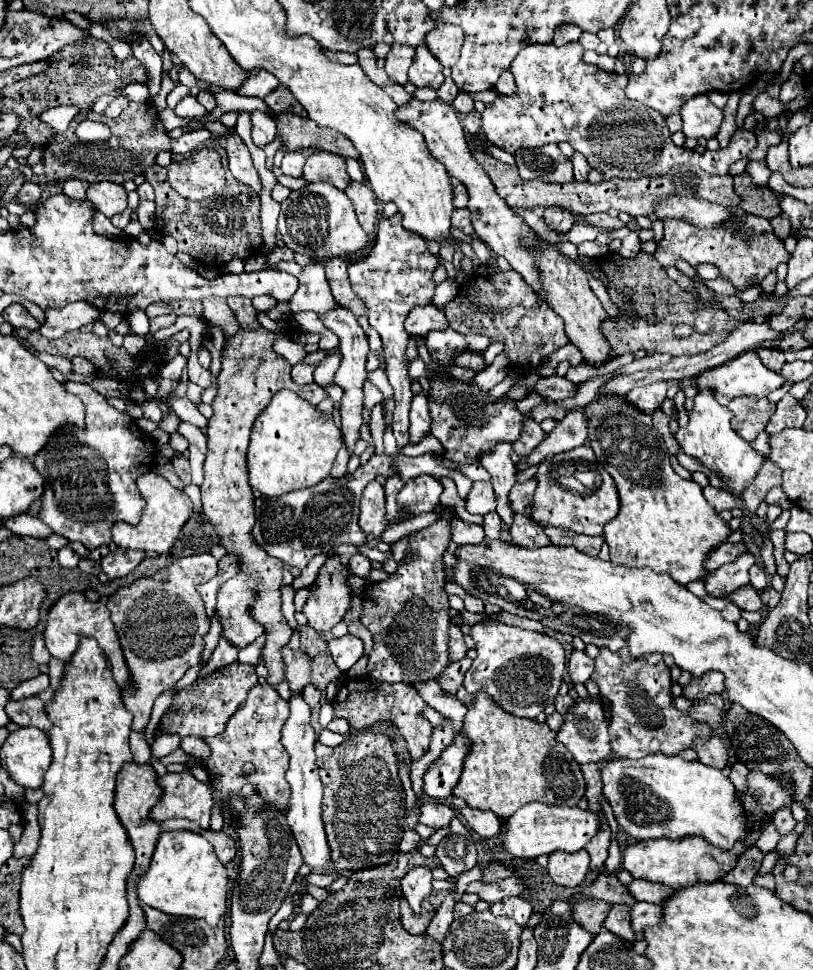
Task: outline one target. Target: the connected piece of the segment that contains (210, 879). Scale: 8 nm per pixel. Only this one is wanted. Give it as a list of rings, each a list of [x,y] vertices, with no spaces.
[[[164,831],[156,843],[148,869],[136,879],[138,899],[154,909],[178,917],[196,917],[216,925],[226,913],[228,875],[212,845],[192,831]]]

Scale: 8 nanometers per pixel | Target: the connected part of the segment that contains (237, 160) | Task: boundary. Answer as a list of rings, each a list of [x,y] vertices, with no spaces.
[[[228,129],[228,133],[216,135],[216,137],[212,137],[212,139],[226,149],[230,173],[232,173],[238,181],[242,181],[242,183],[246,183],[248,187],[252,187],[254,193],[260,193],[258,173],[256,173],[256,169],[252,167],[252,159],[250,159],[248,147],[246,147],[244,141],[240,139],[240,135],[238,135],[234,129]]]

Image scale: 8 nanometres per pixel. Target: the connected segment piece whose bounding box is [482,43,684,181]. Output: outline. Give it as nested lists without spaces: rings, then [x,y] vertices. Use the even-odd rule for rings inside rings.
[[[568,43],[566,47],[554,45],[532,45],[518,53],[516,61],[512,61],[512,73],[518,83],[518,91],[512,97],[502,97],[490,105],[486,105],[482,113],[482,133],[486,139],[508,151],[516,153],[518,149],[534,149],[546,143],[568,141],[574,151],[580,151],[588,165],[602,173],[602,181],[610,181],[614,177],[620,179],[636,179],[636,177],[654,177],[668,173],[674,165],[680,165],[682,149],[674,145],[670,139],[670,131],[666,127],[666,119],[656,113],[656,109],[648,109],[646,105],[638,105],[624,97],[628,75],[622,73],[606,73],[594,65],[586,65],[582,61],[582,45]]]

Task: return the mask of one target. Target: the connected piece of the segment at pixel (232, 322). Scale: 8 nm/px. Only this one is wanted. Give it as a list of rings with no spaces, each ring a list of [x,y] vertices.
[[[208,297],[208,301],[202,301],[202,305],[204,305],[204,313],[202,313],[204,321],[220,325],[224,329],[226,337],[234,335],[240,329],[238,321],[224,297]]]

